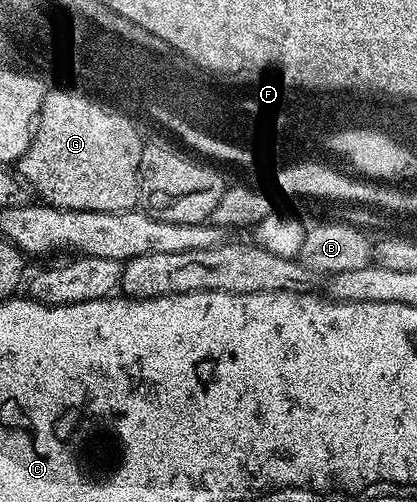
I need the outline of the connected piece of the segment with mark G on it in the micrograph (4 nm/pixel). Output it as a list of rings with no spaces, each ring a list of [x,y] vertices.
[[[47,96],[42,103],[42,111],[38,118],[68,118],[68,120],[37,120],[36,131],[33,140],[30,142],[30,148],[23,154],[22,159],[17,161],[16,172],[19,177],[32,189],[39,201],[50,205],[51,208],[71,208],[72,210],[92,210],[93,212],[129,212],[139,203],[140,200],[140,158],[142,157],[143,137],[135,136],[135,129],[126,122],[126,114],[119,112],[109,112],[106,108],[101,108],[95,99],[90,99],[87,104],[82,102],[72,102],[72,98],[60,98],[60,106],[54,106],[54,98],[49,100]]]

